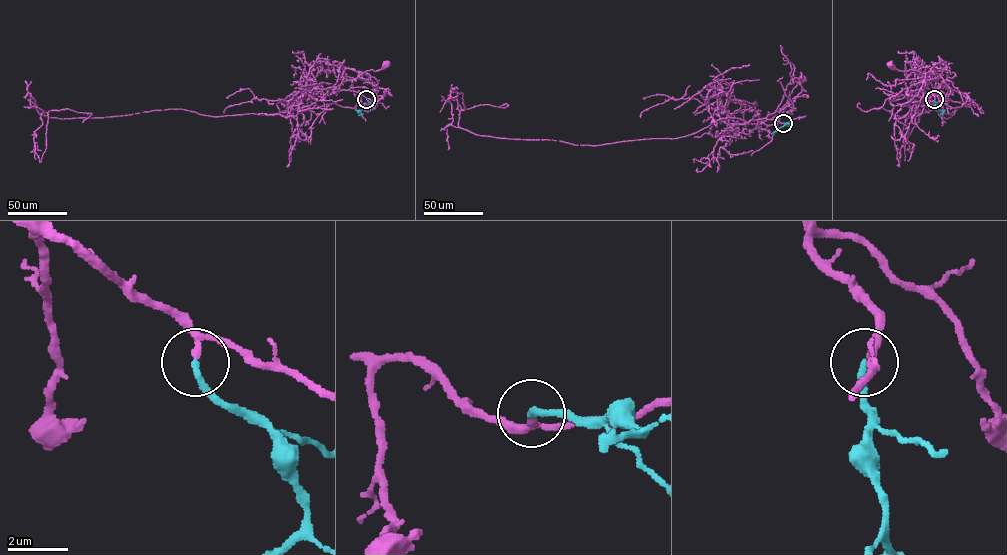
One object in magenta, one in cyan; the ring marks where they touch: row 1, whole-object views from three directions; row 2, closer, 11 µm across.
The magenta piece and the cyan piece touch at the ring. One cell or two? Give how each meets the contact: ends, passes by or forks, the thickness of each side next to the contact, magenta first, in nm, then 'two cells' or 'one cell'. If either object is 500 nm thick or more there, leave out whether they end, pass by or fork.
magenta passes by; cyan ends; calibres 170 and 240 nm; one cell

